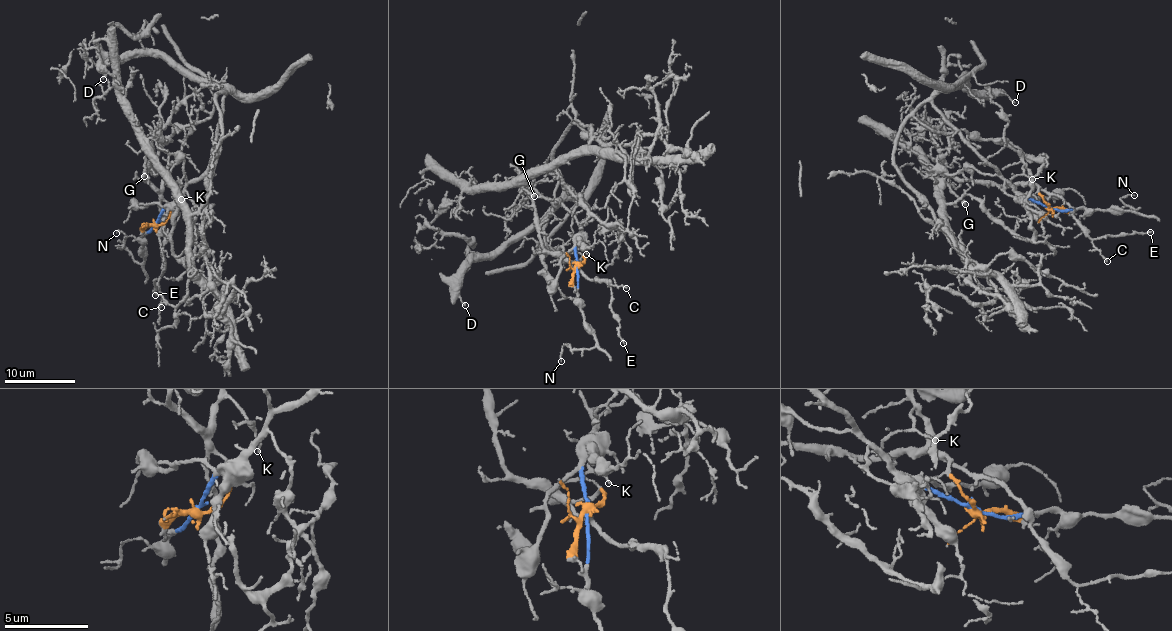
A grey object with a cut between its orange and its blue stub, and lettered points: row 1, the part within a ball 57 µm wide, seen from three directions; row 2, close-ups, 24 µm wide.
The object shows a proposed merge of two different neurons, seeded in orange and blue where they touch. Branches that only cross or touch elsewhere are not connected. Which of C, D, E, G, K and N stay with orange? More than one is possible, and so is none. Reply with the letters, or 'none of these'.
C, E, G, K

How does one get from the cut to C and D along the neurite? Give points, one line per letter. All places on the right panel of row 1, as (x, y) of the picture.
C: (1049, 209), (1037, 186), (1069, 205), (1078, 226), (1107, 262)
D: (1050, 208), (1017, 197), (933, 97), (968, 76), (964, 82), (974, 92), (1006, 94), (1015, 103)

